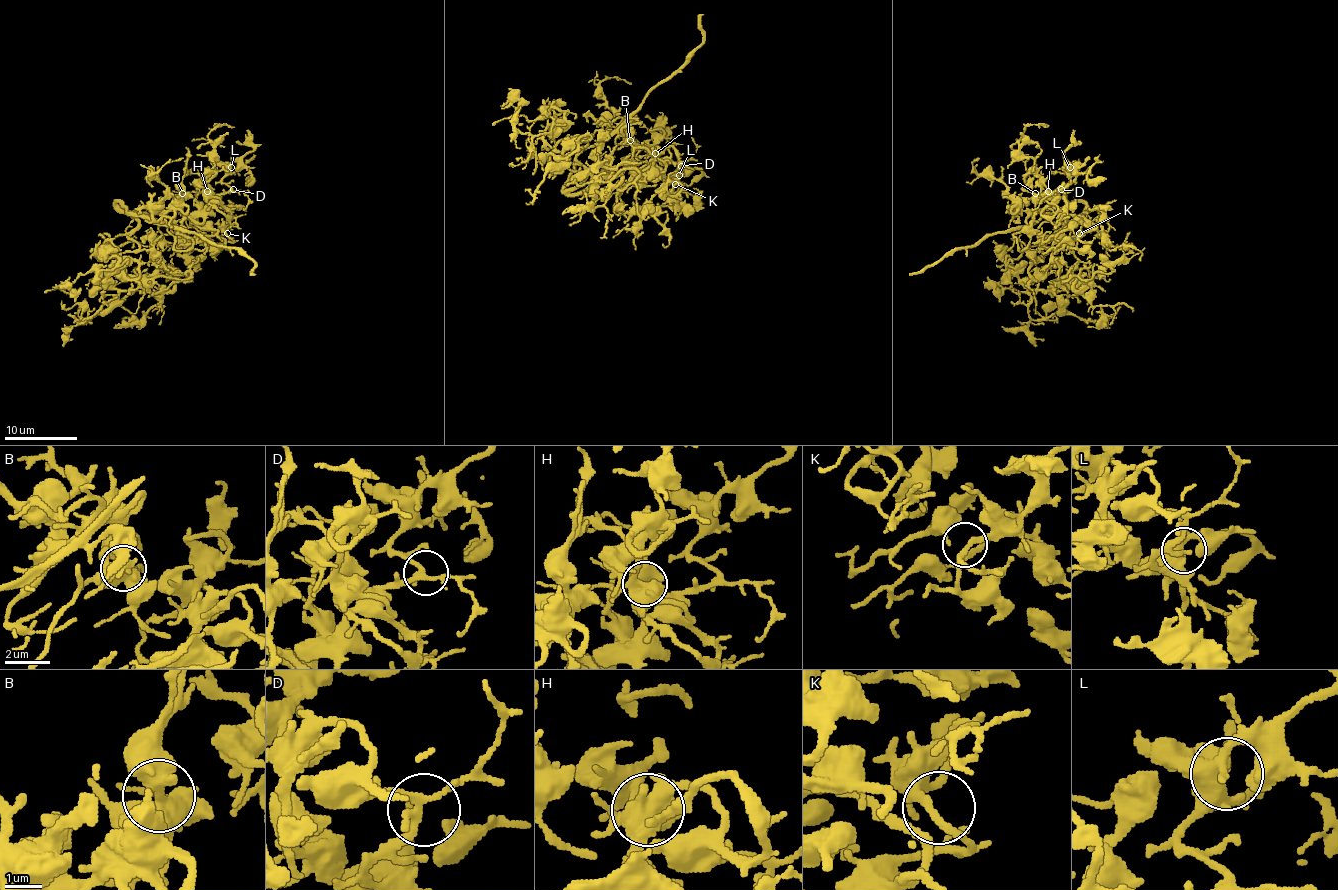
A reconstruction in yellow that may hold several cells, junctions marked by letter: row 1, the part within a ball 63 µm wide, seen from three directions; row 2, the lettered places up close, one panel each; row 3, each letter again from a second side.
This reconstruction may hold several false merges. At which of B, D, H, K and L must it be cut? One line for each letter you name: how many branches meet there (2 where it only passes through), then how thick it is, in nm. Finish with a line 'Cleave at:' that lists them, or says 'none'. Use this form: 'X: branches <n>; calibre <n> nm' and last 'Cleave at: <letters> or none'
Cleave at: none

